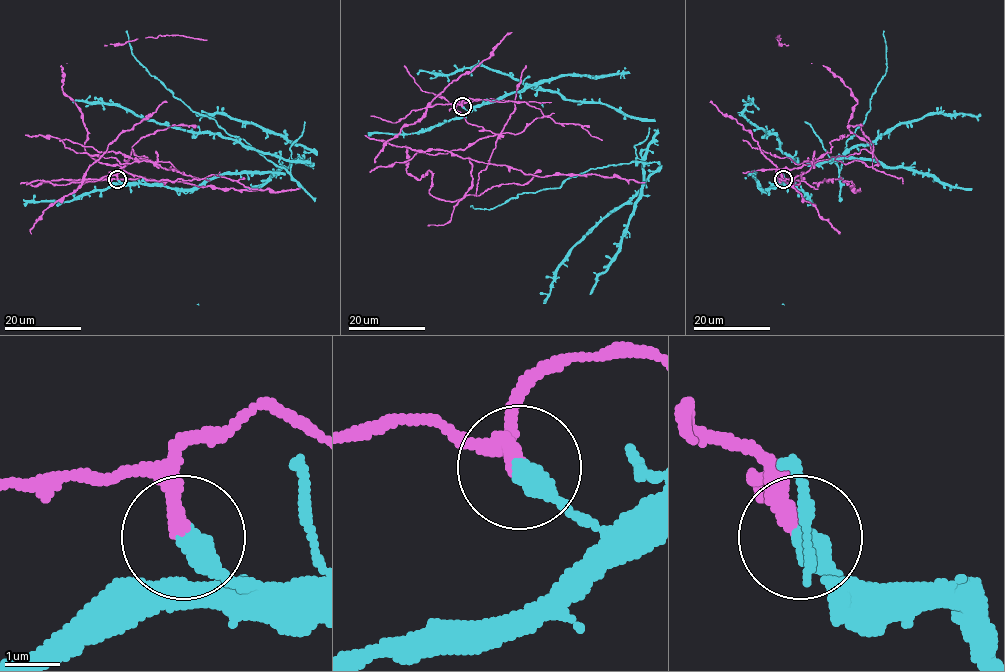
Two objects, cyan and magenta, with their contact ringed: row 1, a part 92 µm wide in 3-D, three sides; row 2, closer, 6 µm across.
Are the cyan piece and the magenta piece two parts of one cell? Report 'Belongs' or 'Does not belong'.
Does not belong

